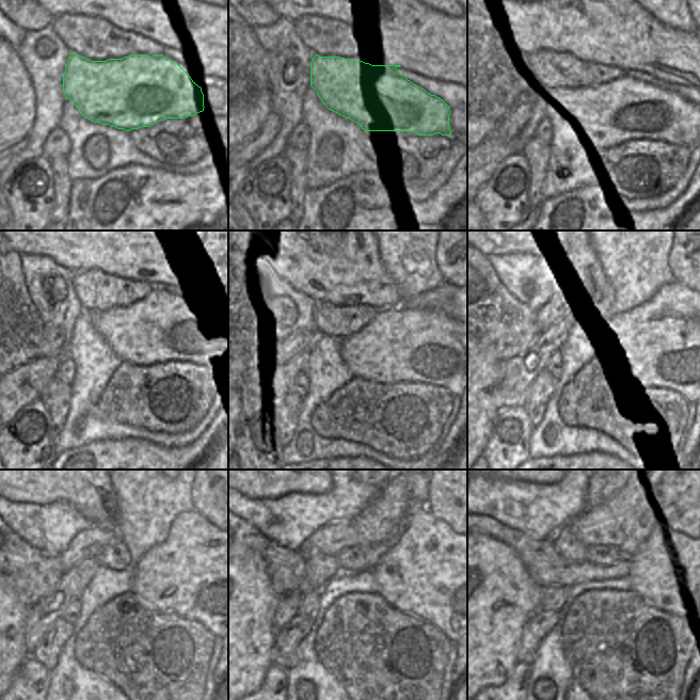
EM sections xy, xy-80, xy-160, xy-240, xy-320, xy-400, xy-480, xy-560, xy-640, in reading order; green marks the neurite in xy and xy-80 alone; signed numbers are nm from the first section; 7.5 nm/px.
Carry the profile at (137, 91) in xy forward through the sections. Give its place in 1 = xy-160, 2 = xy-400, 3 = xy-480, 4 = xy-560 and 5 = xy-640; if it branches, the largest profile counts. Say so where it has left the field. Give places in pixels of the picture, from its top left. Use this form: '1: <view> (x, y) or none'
1: xy-160 (618, 102)
2: xy-400 (684, 340)
3: xy-480 (200, 573)
4: xy-560 (433, 574)
5: xy-640 (684, 577)

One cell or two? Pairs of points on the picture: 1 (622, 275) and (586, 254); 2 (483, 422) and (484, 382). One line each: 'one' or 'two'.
1: two
2: one

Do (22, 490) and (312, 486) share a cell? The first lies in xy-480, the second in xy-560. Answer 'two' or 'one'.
one

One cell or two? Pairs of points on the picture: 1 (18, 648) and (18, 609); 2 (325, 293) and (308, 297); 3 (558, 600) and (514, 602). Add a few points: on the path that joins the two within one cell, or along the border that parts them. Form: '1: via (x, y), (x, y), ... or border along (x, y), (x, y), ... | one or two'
1: via (16, 638), (16, 619) | one
2: border along (314, 270), (316, 275), (313, 293), (317, 303) | two
3: border along (545, 588), (540, 608) | two

